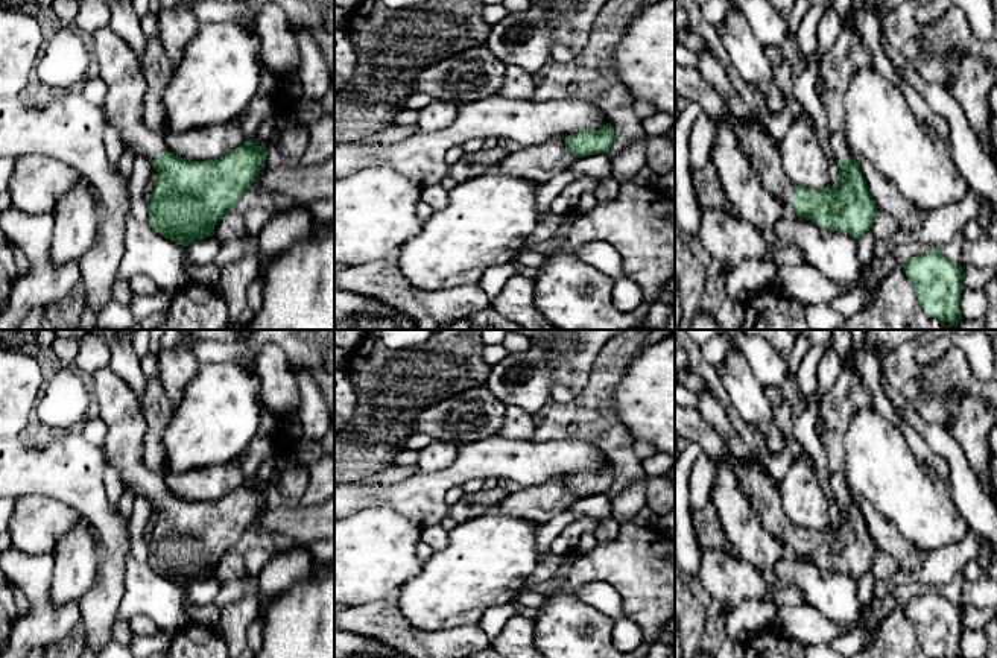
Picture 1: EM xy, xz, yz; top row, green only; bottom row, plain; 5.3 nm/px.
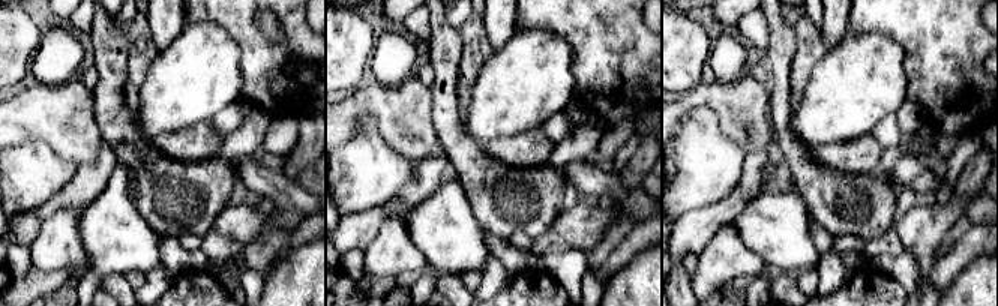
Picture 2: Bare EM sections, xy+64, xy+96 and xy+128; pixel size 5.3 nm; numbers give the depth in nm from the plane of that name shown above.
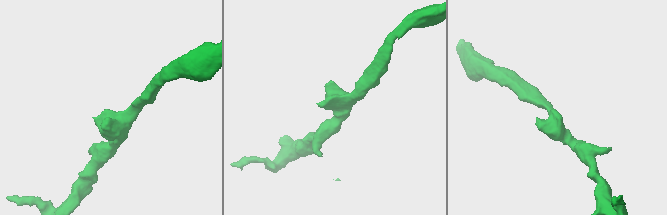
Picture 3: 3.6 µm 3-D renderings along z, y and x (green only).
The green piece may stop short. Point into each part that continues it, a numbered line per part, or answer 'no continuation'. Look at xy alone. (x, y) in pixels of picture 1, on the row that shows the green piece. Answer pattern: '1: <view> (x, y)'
1: xy (119, 66)

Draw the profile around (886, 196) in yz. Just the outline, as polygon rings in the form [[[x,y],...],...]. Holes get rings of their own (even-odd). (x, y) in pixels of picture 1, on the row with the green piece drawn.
[[[854,153],[853,158],[860,166],[866,188],[877,210],[892,216],[898,228],[904,231],[919,229],[924,216],[901,195],[897,185],[886,179],[865,157]]]

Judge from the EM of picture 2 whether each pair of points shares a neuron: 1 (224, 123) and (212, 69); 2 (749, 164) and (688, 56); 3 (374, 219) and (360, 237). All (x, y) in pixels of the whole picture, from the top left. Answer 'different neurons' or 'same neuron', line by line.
1: different neurons
2: different neurons
3: same neuron

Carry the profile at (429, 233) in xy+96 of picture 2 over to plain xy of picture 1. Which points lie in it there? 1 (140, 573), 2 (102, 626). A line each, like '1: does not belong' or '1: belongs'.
1: belongs
2: does not belong

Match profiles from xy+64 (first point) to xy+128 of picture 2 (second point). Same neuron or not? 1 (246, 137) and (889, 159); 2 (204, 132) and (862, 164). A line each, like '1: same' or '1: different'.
1: same
2: same

